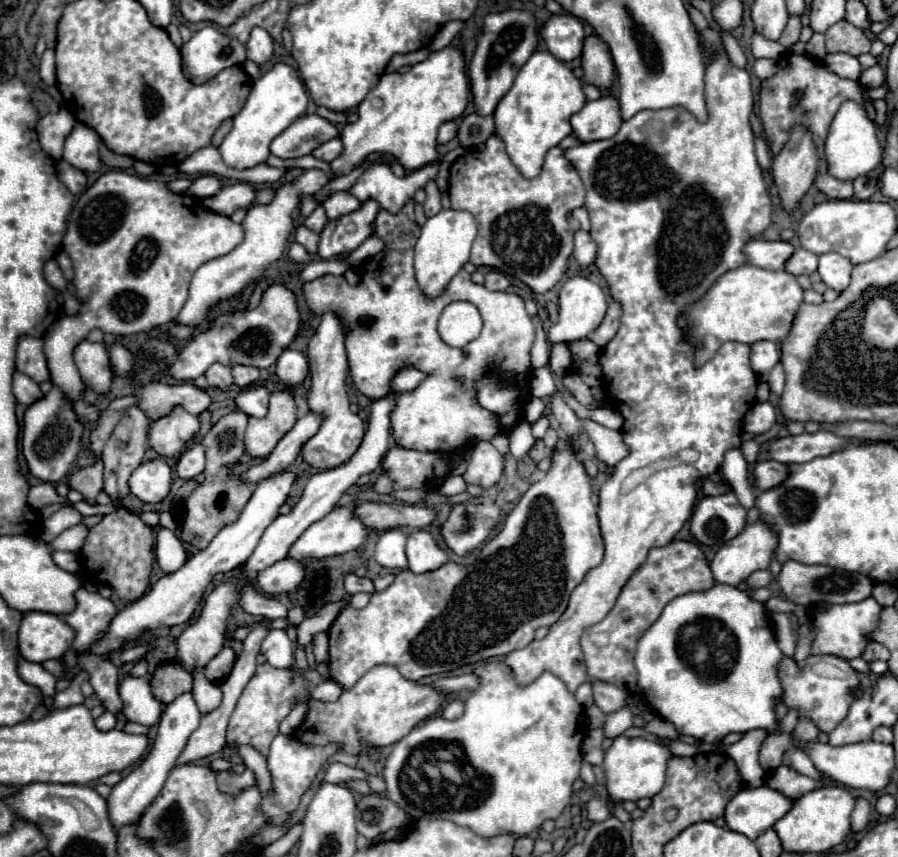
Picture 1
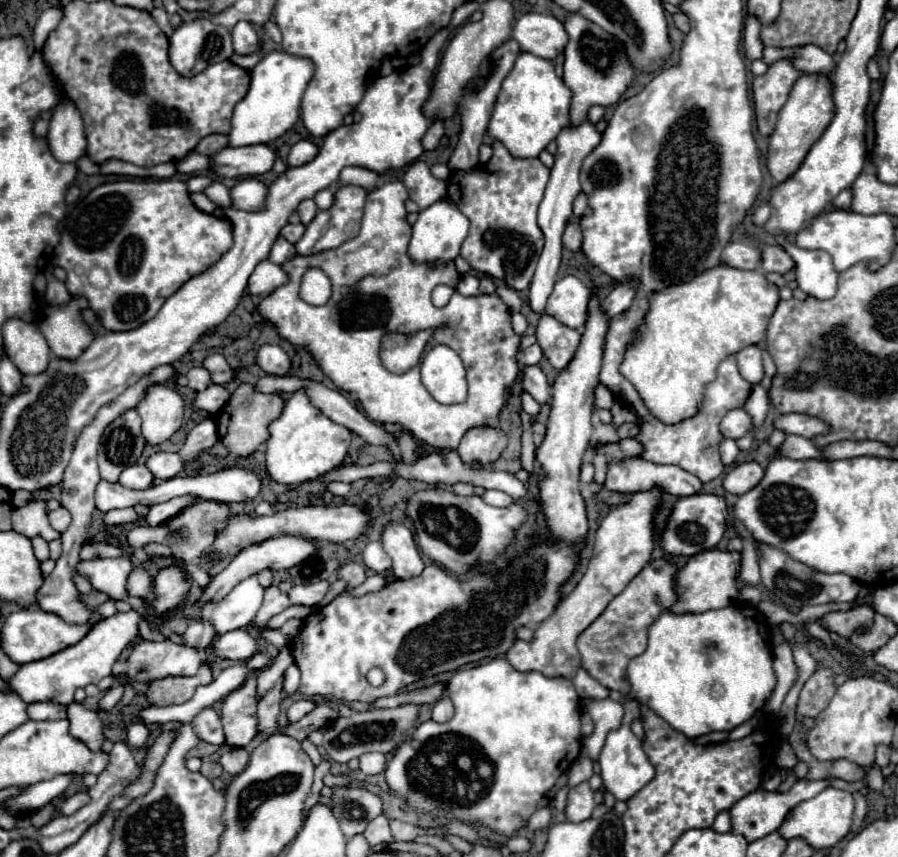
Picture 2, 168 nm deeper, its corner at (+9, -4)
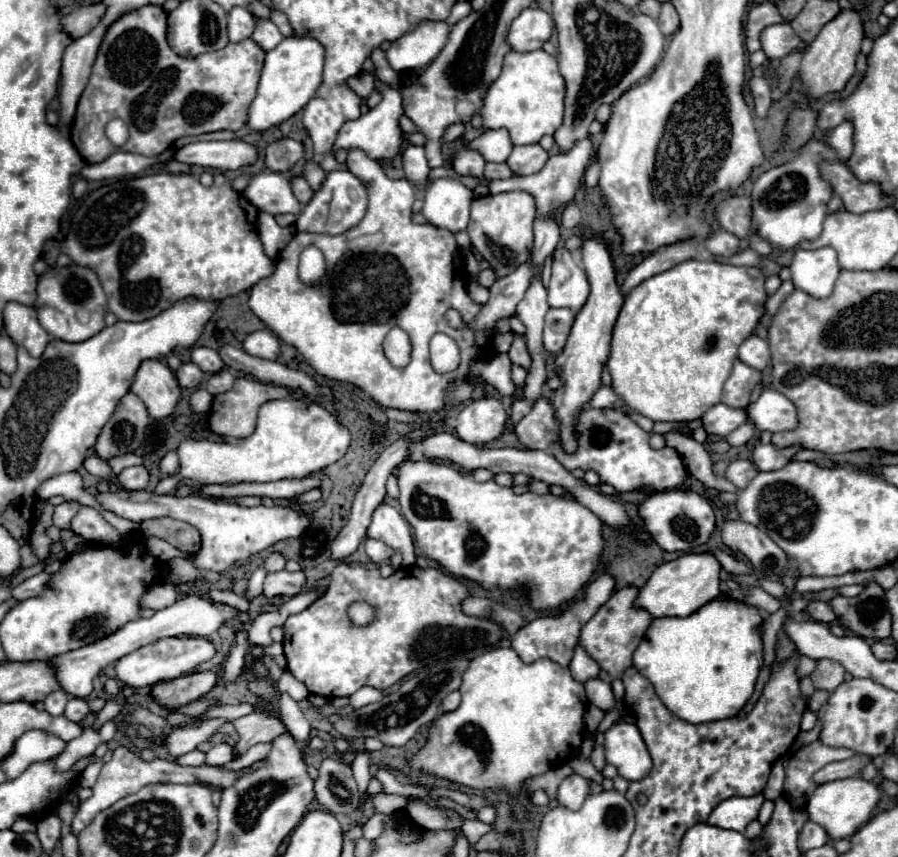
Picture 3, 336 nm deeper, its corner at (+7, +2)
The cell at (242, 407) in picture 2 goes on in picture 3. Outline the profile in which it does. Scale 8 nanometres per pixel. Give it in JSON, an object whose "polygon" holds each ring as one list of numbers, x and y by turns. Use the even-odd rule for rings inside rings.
{"polygon":[[239,377,233,385,231,391,215,395,213,399,213,407,209,413,209,429,221,437,231,437,231,439,245,439,247,435,251,435,251,431,255,431,255,419,257,419,257,411,263,403,273,401,273,399,285,399,289,397,289,389,287,387,279,387,279,385,269,385,269,383,261,383,257,379,249,379,249,377]]}

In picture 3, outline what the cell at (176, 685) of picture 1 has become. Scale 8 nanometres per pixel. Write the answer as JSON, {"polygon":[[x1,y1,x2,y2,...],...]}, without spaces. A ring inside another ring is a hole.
{"polygon":[[193,671,171,681,155,683,151,695,159,705,167,709,177,709,209,693,215,685,217,685,217,675,213,671]]}

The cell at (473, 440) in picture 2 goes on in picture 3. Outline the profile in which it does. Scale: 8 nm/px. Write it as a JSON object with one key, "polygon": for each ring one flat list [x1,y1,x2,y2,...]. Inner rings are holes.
{"polygon":[[479,399,465,407,457,417,457,435,473,445,491,443,503,431,507,423,507,413,497,399]]}

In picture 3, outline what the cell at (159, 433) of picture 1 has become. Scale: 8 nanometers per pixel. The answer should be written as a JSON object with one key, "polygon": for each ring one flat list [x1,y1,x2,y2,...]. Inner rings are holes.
{"polygon":[[159,359,141,363,131,391,145,403,153,421,173,415,177,403,181,401,181,389,175,373]]}

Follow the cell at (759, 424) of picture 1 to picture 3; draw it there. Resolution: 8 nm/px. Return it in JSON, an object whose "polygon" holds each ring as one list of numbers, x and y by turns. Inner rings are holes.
{"polygon":[[719,403,719,405,713,405,701,419,703,419,703,429,707,433,725,437,747,421,747,413,745,409,733,409]]}

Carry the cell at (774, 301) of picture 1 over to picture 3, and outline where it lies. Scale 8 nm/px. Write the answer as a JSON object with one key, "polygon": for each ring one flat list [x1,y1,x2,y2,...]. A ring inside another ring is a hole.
{"polygon":[[683,261,637,285,625,299,617,317,611,341,611,357,607,367,613,377,613,391,637,413,653,421,693,421,705,415,709,407,719,403,725,379,731,373,737,349,747,339,761,317,767,303,765,277,757,267,735,267,717,261]]}

